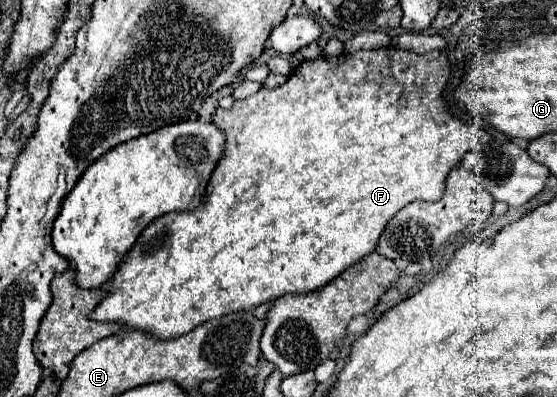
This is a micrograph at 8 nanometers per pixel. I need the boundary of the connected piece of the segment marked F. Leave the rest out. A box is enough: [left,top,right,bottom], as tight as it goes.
[92,47,494,339]

